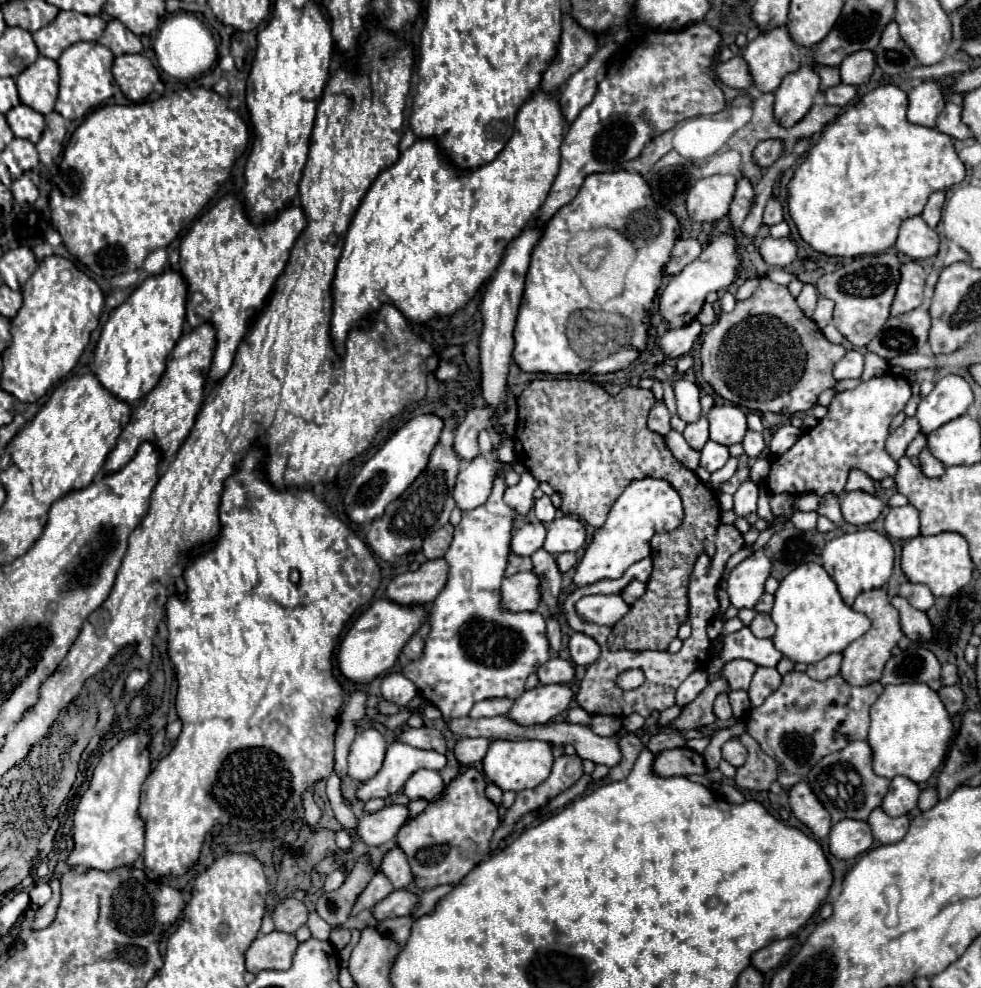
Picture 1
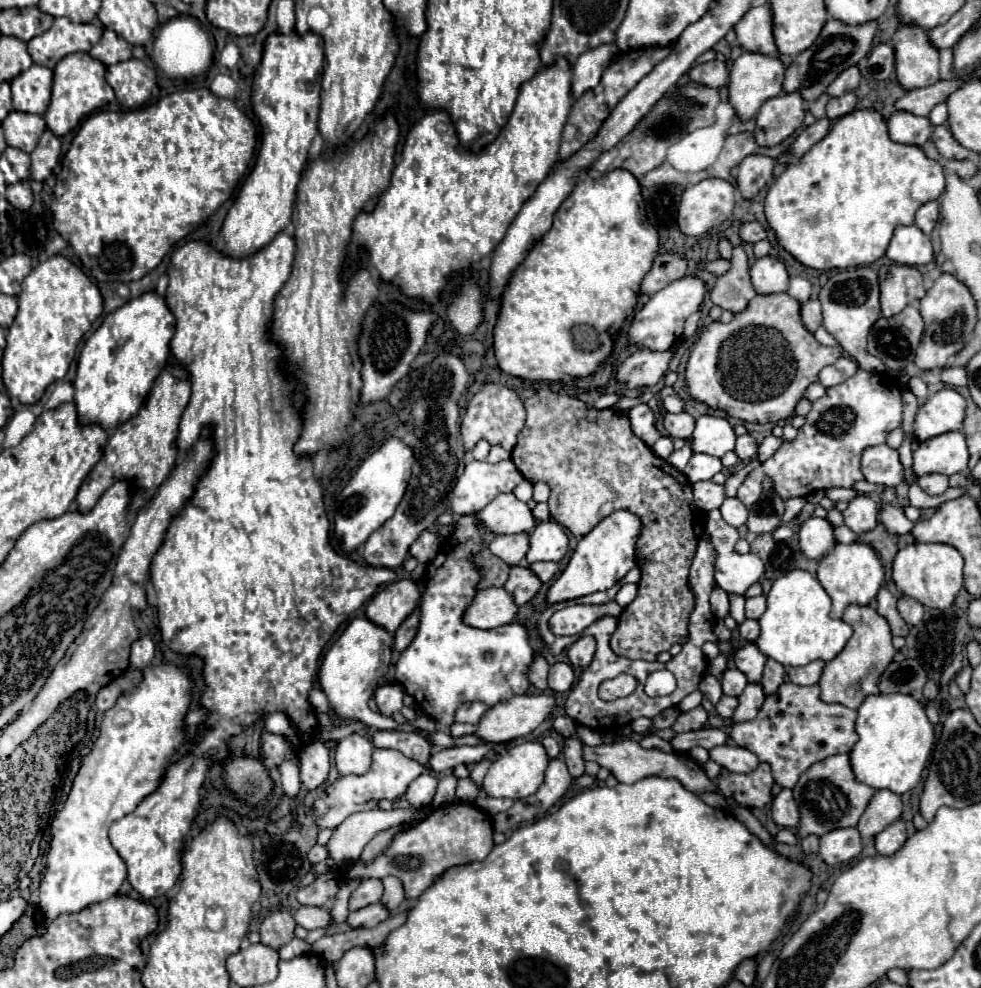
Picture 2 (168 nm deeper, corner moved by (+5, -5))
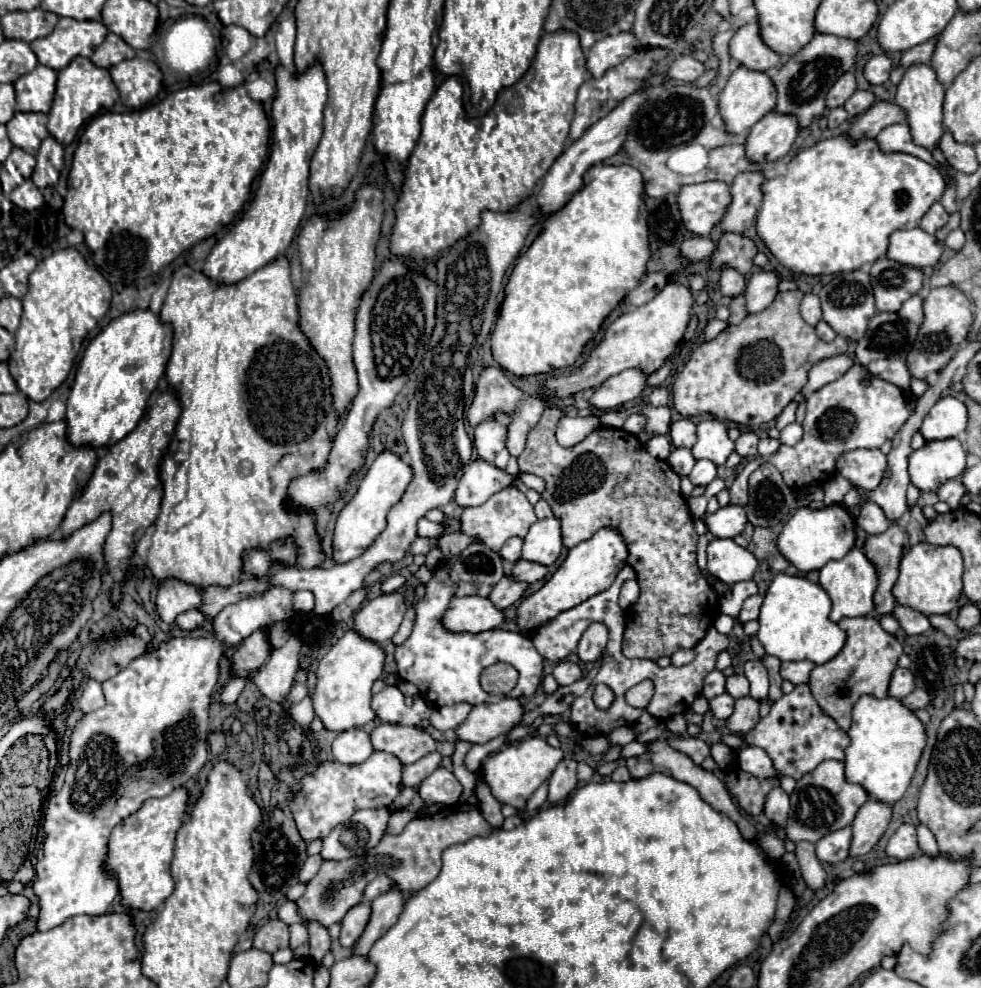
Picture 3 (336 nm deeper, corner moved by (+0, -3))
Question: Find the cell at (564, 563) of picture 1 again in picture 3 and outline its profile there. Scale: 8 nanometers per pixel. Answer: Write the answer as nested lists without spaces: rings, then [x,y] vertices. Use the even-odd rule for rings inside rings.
[[[518,560],[512,570],[512,576],[516,580],[528,582],[528,584],[542,580],[546,574],[548,574],[548,568],[544,564],[536,564],[536,562],[528,562],[528,560]]]

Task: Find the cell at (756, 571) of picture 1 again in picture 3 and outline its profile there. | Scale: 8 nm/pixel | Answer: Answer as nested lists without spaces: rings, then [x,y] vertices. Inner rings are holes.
[[[714,538],[708,544],[706,554],[710,574],[726,584],[752,580],[754,572],[758,570],[756,556],[750,550],[738,546],[734,538]]]

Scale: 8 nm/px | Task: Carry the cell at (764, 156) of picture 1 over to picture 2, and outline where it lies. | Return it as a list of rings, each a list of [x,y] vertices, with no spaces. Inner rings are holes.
[[[747,156],[737,168],[737,190],[743,198],[753,198],[773,180],[775,160],[767,156]]]

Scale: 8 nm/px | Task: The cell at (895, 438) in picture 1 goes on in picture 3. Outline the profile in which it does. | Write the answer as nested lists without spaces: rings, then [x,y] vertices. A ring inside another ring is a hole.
[[[878,448],[846,452],[838,460],[836,474],[848,478],[856,488],[874,490],[886,474],[886,454]]]

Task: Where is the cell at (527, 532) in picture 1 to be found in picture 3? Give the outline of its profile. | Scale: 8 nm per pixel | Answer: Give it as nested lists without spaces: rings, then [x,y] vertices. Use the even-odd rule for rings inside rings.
[[[510,538],[500,548],[500,556],[504,560],[508,560],[508,562],[518,562],[520,560],[520,554],[522,554],[522,546],[524,546],[524,540],[522,538]]]

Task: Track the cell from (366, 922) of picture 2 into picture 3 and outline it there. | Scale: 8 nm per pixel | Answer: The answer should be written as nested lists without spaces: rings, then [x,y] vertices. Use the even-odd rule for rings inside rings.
[[[360,902],[354,908],[350,908],[350,912],[342,918],[342,934],[340,934],[340,942],[342,946],[352,946],[356,944],[356,940],[362,936],[362,932],[368,926],[370,920],[370,906]]]

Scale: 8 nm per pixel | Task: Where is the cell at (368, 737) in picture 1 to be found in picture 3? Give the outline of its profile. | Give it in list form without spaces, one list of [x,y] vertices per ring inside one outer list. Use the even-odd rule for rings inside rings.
[[[362,728],[344,730],[332,744],[334,760],[340,764],[362,764],[374,752],[370,734]]]

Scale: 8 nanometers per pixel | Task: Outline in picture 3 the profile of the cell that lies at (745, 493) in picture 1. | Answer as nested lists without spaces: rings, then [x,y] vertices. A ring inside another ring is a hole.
[[[722,506],[714,514],[704,514],[704,524],[716,538],[734,538],[746,526],[746,510],[742,506]]]

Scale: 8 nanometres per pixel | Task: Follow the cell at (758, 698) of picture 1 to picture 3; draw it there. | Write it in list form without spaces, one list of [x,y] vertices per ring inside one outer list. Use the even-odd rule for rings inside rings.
[[[750,696],[736,700],[734,714],[726,720],[728,730],[732,734],[746,734],[750,728],[754,728],[754,724],[758,724],[758,720],[760,720],[758,710],[760,710],[760,702]]]

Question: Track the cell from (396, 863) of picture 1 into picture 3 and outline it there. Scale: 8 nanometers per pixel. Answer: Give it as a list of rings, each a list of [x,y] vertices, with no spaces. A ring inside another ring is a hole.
[[[392,888],[390,892],[378,896],[378,900],[374,900],[370,906],[372,906],[370,924],[366,926],[366,932],[360,936],[360,940],[356,942],[354,954],[368,954],[372,944],[388,928],[392,928],[396,924],[398,916],[402,914],[402,908],[404,908],[404,898],[402,898],[402,892],[398,888]]]

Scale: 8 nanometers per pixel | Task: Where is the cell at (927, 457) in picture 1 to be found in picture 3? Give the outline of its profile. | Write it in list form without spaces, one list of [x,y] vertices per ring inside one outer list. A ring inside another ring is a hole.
[[[954,478],[954,480],[944,482],[944,484],[936,490],[936,494],[938,494],[938,498],[940,498],[942,502],[946,502],[952,510],[954,510],[954,508],[962,508],[962,504],[960,504],[960,498],[962,498],[962,494],[964,494],[962,478]]]

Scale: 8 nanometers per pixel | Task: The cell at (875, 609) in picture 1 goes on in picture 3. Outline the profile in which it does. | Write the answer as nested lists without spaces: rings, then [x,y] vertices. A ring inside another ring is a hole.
[[[872,616],[842,618],[838,626],[846,630],[848,640],[836,658],[814,668],[814,672],[810,674],[810,688],[820,708],[828,712],[828,716],[832,716],[842,730],[848,730],[852,724],[852,708],[860,696],[888,696],[888,684],[902,654],[902,644],[892,634],[882,630],[880,622]]]

